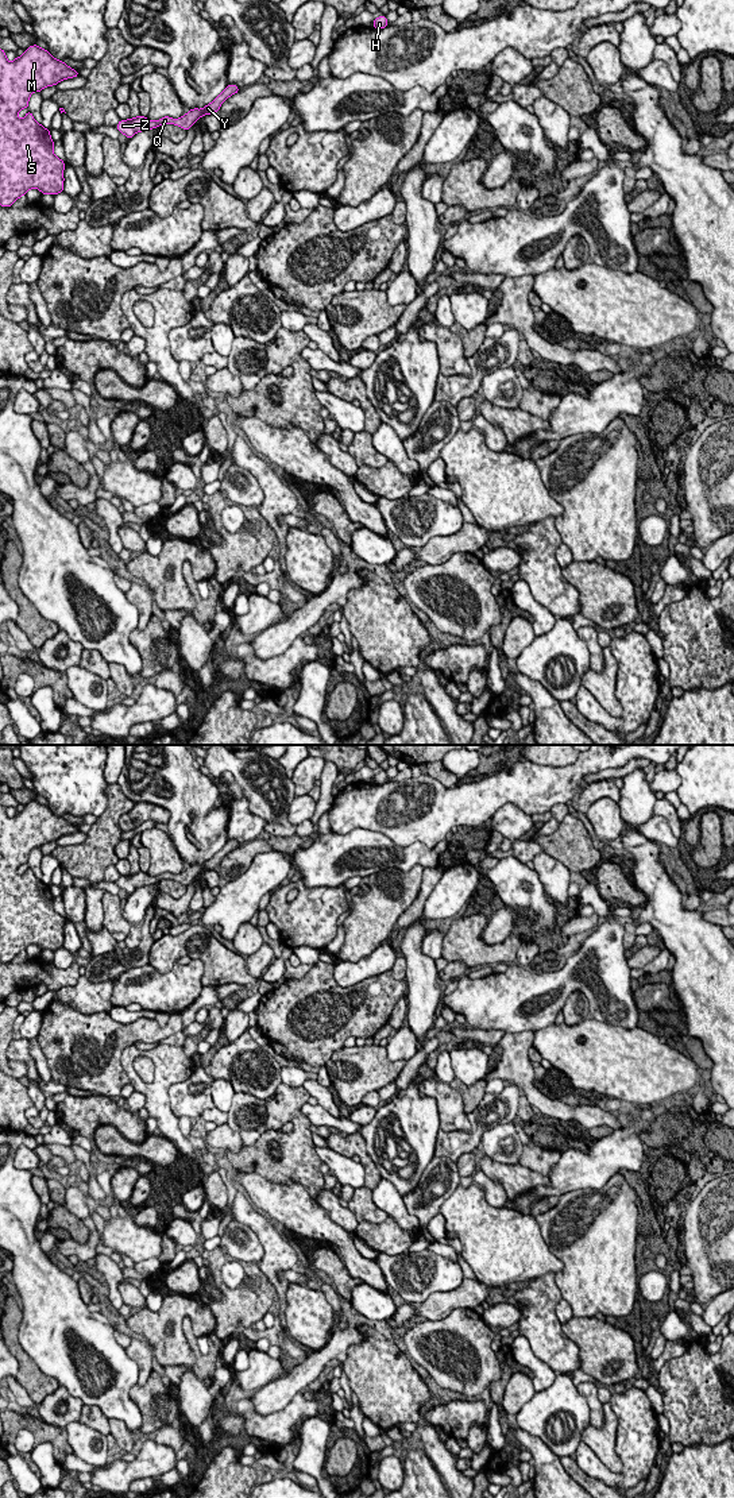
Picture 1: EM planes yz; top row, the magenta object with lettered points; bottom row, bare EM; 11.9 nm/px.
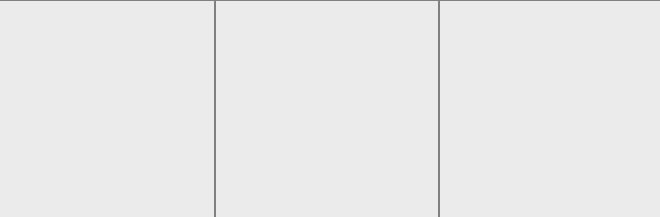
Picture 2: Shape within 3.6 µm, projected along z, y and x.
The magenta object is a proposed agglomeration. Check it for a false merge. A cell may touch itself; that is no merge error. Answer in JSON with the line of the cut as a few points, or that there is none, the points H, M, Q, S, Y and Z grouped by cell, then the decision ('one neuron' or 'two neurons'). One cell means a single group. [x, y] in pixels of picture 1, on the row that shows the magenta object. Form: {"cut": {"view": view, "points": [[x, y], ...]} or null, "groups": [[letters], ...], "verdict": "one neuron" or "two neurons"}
{"cut": null, "groups": [["H", "M", "Q", "S", "Y", "Z"]], "verdict": "one neuron"}

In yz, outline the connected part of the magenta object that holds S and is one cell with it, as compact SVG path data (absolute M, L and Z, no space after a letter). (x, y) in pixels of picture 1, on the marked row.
M38 45L24 50L22 57L9 62L5 51L0 50L0 205L11 206L30 189L39 189L42 194L58 194L63 190L65 162L54 155L54 142L50 130L36 123L28 111L23 119L18 112L28 107L30 96L59 81L77 77L78 72L62 61L55 59Z

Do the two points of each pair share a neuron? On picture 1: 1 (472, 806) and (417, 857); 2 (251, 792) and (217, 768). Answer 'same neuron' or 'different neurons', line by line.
1: different neurons
2: same neuron

